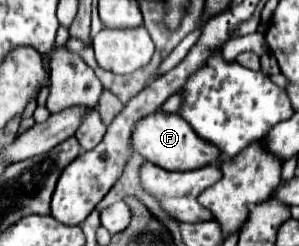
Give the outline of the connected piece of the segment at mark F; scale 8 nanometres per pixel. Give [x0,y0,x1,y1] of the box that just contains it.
[131,110,221,170]

